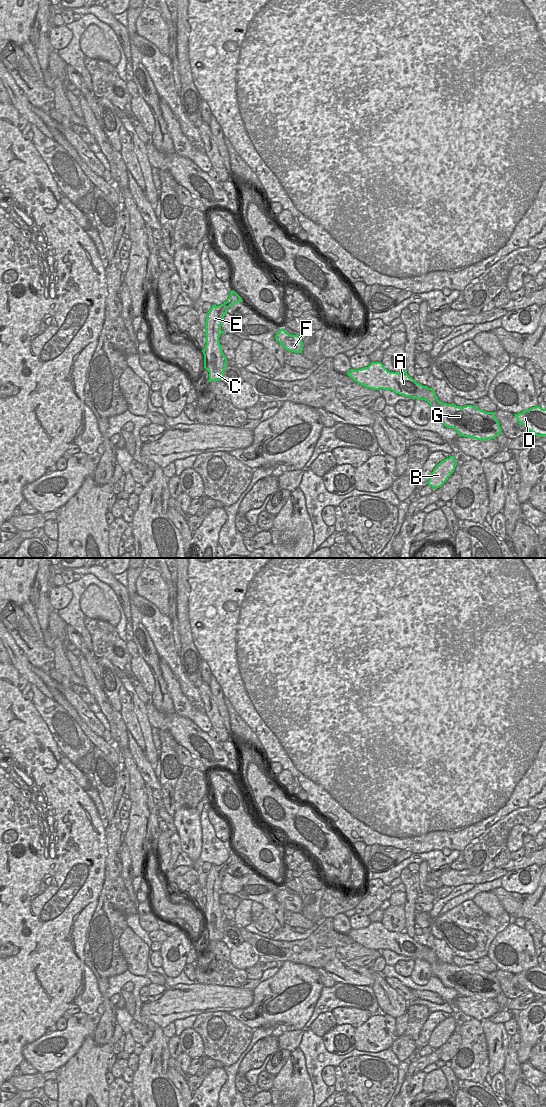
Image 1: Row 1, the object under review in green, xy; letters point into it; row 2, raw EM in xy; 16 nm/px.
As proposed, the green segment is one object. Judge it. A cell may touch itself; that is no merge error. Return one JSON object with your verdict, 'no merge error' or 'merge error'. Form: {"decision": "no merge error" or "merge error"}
{"decision": "no merge error"}

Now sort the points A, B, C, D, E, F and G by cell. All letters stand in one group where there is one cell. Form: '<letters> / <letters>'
A B C D E F G

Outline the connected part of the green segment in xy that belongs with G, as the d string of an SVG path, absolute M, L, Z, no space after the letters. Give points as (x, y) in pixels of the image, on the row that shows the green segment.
M372 362L365 368L350 369L347 375L369 389L391 390L405 397L427 401L432 415L445 427L455 429L459 436L486 441L502 433L495 412L485 412L473 405L459 407L440 402L433 388L417 383L406 370L401 373L390 372L381 362Z

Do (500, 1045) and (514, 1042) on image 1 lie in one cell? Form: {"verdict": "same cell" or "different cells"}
{"verdict": "different cells"}

